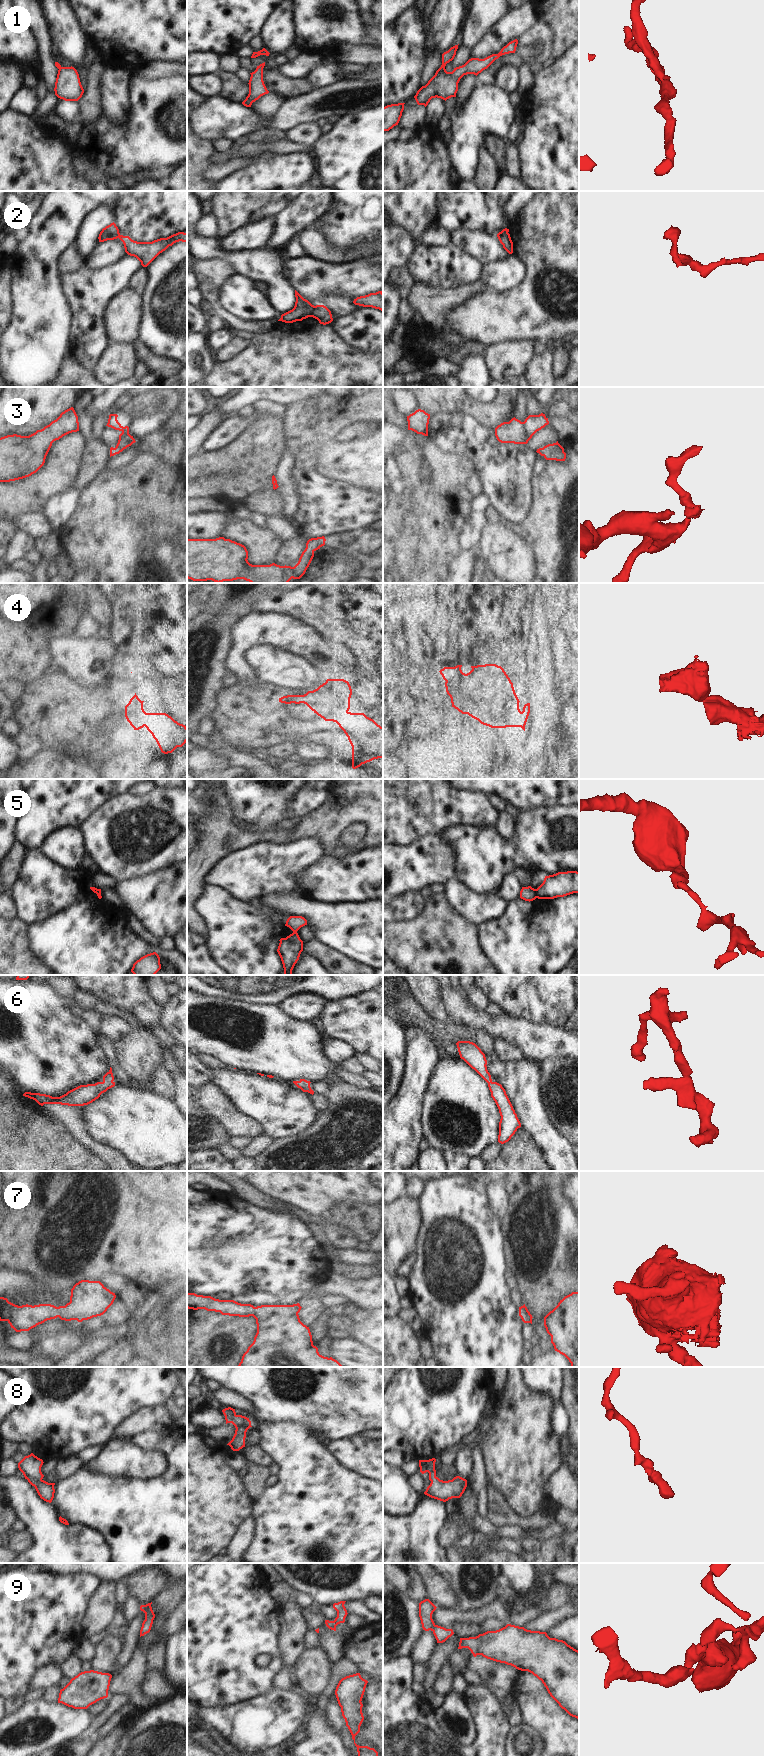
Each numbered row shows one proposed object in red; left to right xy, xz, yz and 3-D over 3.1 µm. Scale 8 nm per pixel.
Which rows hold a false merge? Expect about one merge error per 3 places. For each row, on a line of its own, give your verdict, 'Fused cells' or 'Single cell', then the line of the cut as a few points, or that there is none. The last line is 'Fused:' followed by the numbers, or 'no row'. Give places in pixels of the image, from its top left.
1: Single cell. No split
2: Fused cells. Split along xz (315, 306), (310, 316)
3: Single cell. No split
4: Single cell. No split
5: Fused cells. Split along yz (535, 889), (537, 897)
6: Single cell. No split
7: Single cell. No split
8: Single cell. No split
9: Single cell. No split
Fused: 2, 5

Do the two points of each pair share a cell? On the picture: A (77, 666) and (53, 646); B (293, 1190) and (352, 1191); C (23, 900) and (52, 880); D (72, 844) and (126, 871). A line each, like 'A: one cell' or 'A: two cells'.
A: one cell
B: one cell
C: one cell
D: two cells

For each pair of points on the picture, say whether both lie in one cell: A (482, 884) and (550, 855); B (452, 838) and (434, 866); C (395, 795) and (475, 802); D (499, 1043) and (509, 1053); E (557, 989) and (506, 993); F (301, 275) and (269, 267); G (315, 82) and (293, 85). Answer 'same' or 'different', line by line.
A: same
B: different
C: same
D: same
E: same
F: different
G: different

